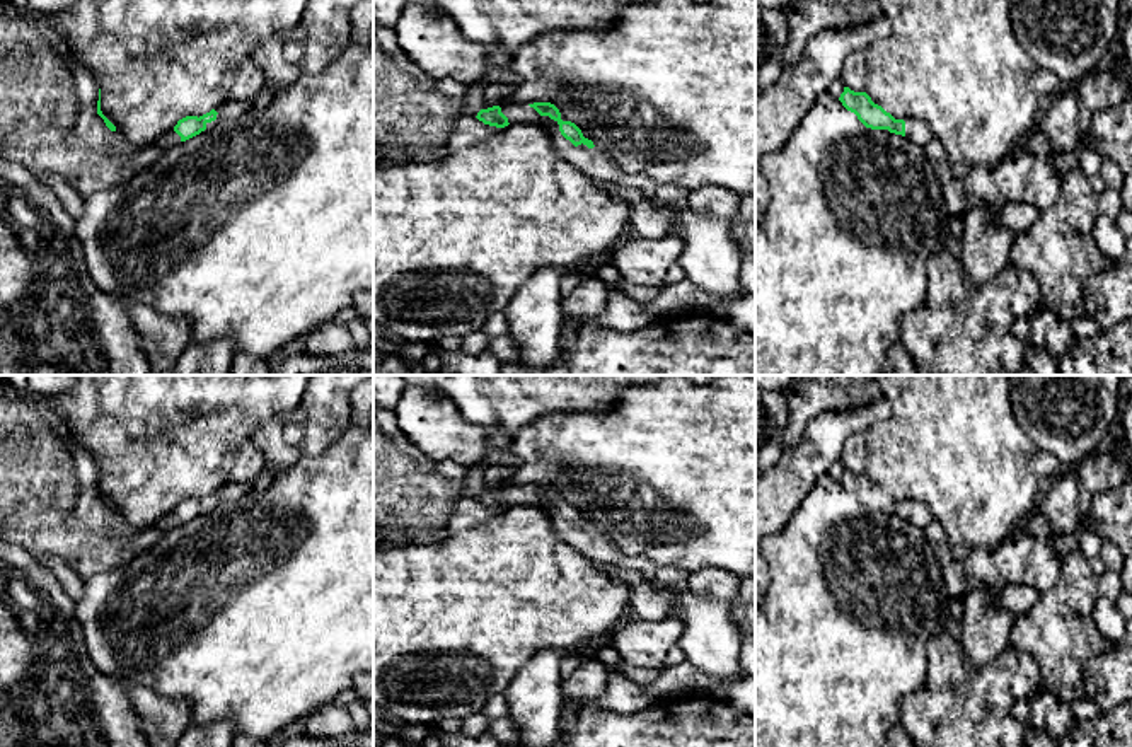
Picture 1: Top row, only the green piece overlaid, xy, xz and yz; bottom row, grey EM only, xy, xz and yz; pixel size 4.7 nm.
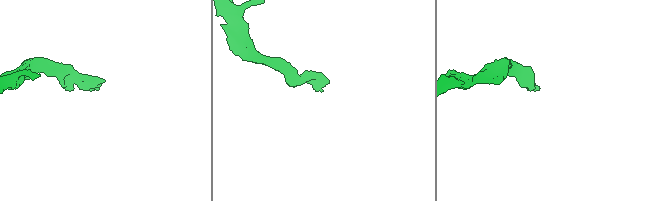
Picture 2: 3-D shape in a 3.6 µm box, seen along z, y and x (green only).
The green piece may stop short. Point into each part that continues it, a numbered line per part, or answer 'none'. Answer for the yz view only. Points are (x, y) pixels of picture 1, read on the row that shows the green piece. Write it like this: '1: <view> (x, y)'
1: yz (916, 130)

